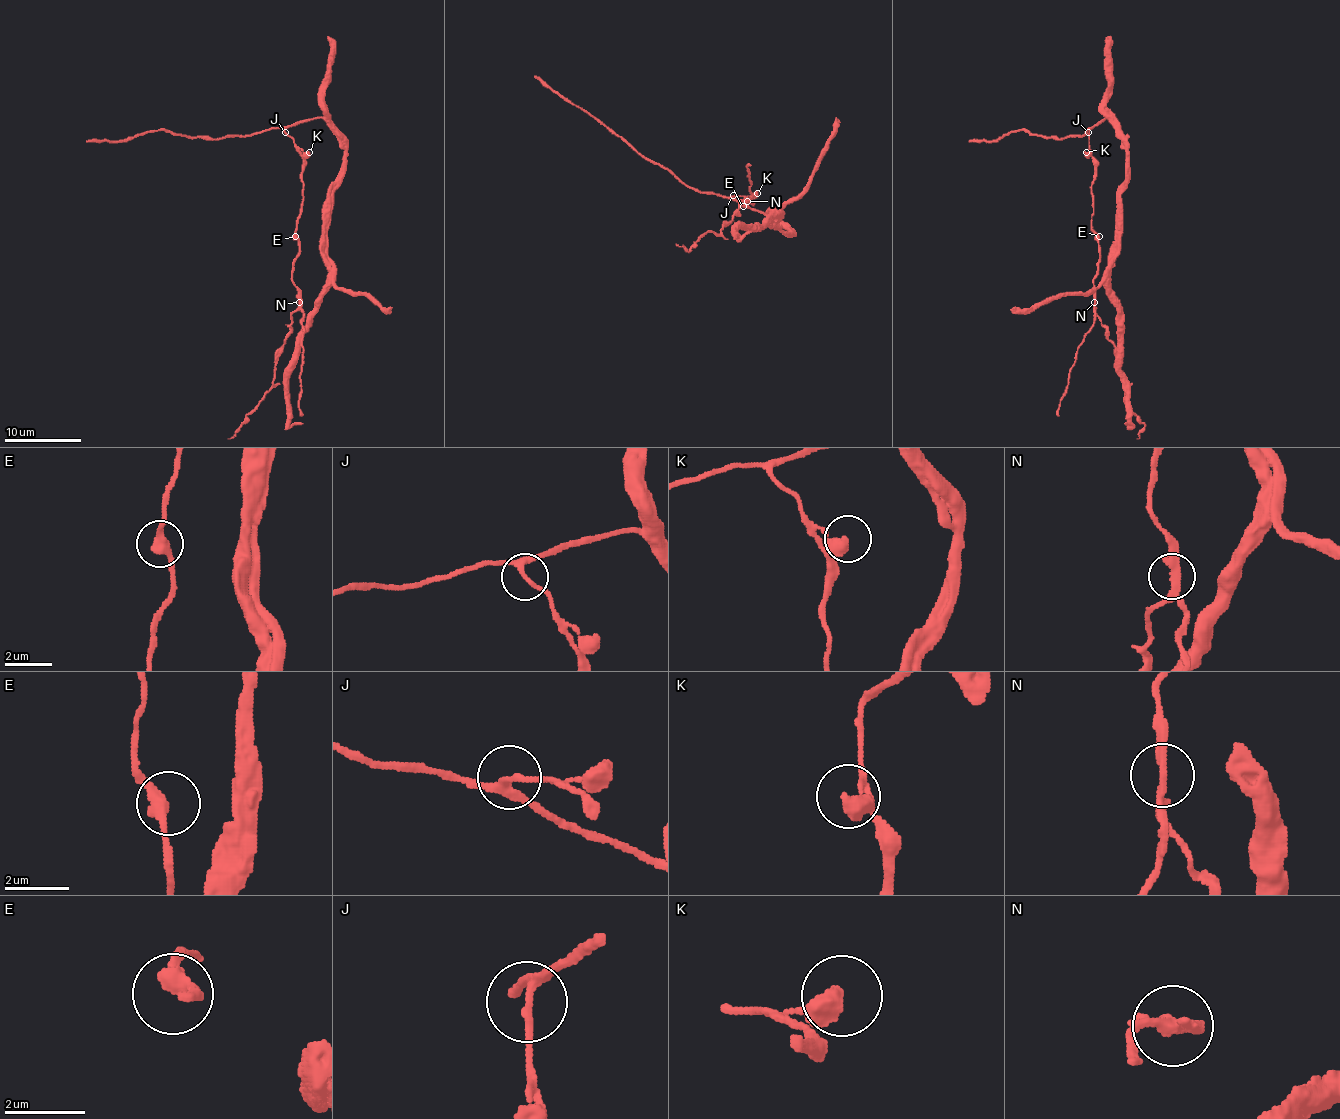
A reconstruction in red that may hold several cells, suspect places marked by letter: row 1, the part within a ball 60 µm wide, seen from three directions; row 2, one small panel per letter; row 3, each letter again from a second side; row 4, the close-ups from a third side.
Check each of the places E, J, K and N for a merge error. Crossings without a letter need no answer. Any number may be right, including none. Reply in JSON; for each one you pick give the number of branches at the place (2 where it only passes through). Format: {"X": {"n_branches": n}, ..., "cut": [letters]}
{"N": {"n_branches": 3}, "cut": ["N"]}

